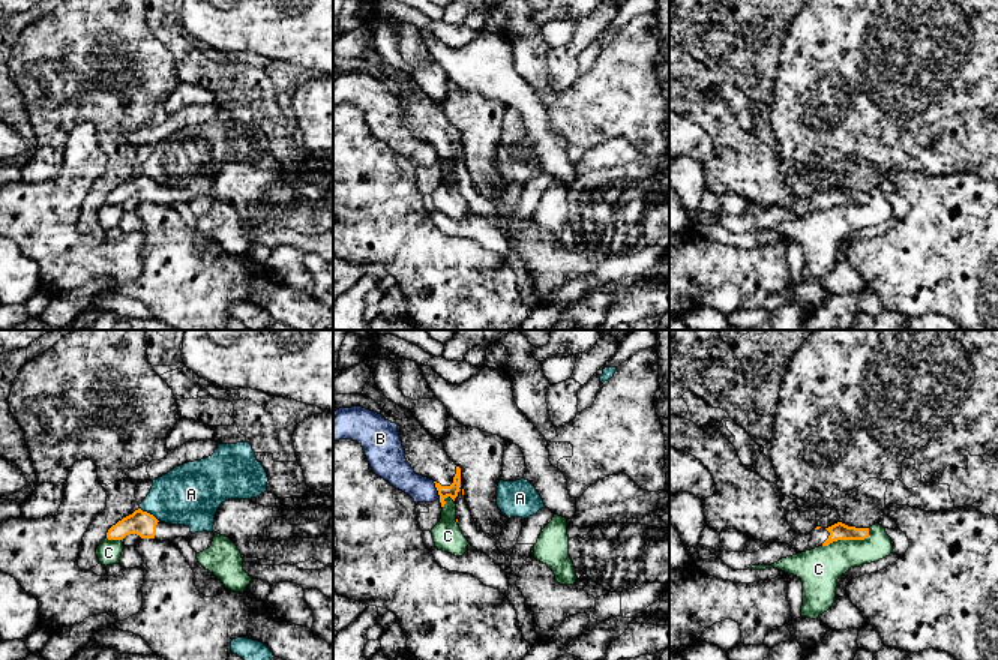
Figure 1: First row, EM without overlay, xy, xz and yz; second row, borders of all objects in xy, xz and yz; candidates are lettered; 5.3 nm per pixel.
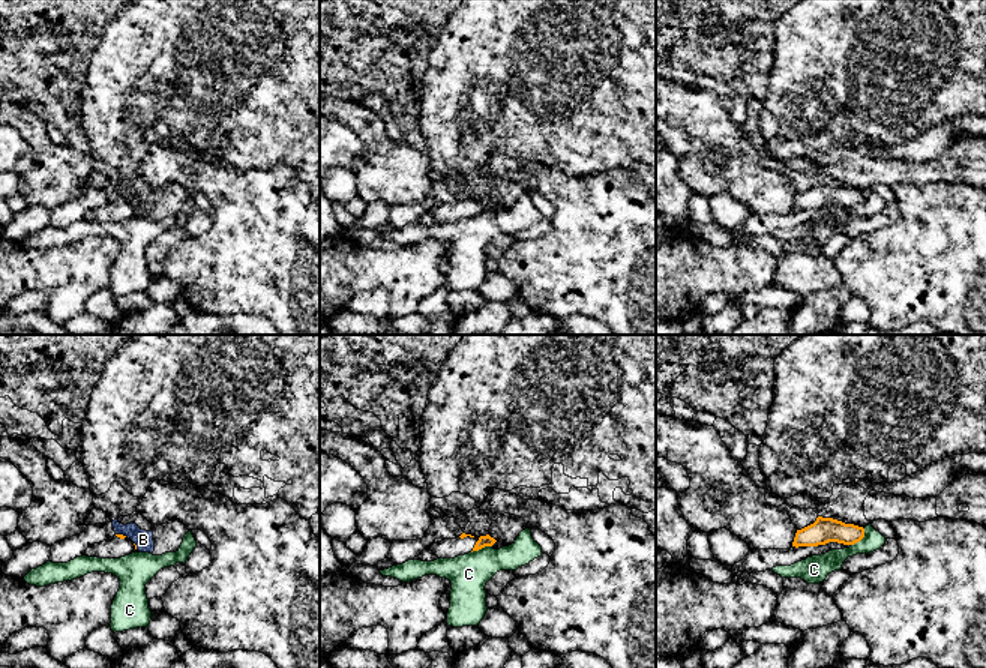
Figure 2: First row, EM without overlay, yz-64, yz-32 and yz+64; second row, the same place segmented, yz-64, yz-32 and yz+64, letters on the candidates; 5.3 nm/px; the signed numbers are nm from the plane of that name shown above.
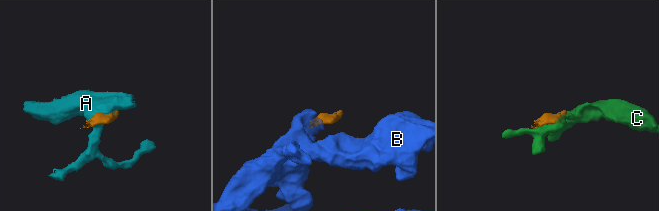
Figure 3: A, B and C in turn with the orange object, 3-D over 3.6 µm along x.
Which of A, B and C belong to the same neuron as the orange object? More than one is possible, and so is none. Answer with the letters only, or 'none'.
none

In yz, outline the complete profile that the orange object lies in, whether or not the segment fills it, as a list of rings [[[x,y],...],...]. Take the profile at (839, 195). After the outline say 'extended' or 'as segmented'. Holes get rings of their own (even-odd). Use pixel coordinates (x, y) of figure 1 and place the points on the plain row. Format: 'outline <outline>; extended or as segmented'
outline [[[837,186],[828,192],[816,190],[810,196],[798,198],[789,210],[798,216],[806,216],[819,210],[828,210],[837,204],[864,204],[867,201],[869,192],[855,192]]]; extended

